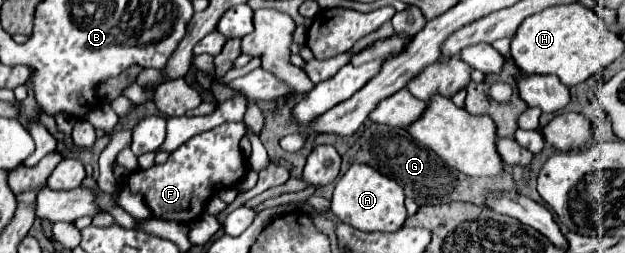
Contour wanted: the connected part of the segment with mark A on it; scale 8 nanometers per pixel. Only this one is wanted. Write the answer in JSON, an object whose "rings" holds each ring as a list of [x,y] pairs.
{"rings":[[[353,163],[349,167],[349,171],[337,181],[337,185],[333,189],[333,199],[331,199],[331,211],[341,223],[347,223],[347,225],[367,231],[367,233],[399,231],[407,219],[403,189],[393,179],[389,179],[389,177],[381,175],[379,171],[375,171],[373,167],[361,165],[361,163]]]}

